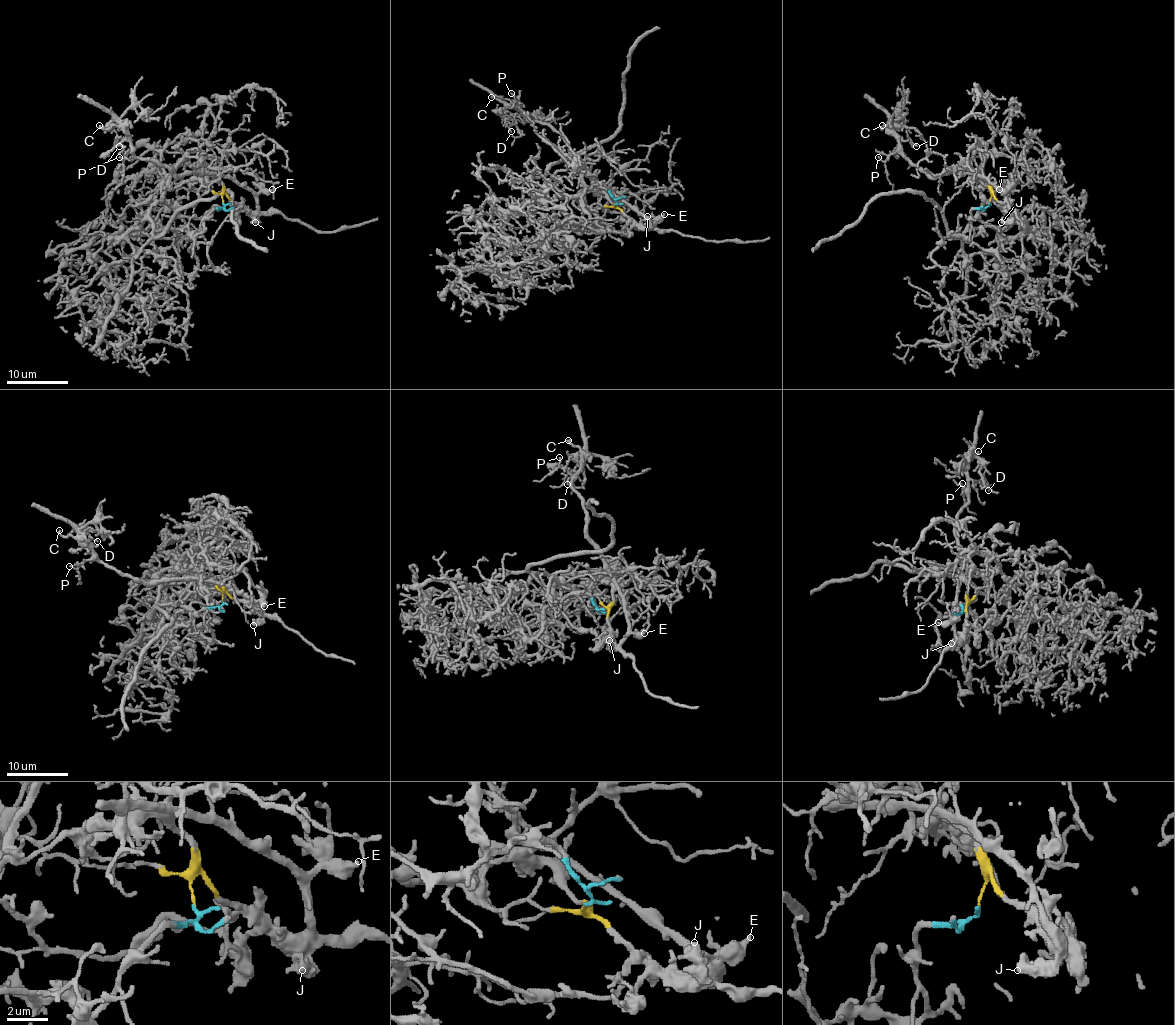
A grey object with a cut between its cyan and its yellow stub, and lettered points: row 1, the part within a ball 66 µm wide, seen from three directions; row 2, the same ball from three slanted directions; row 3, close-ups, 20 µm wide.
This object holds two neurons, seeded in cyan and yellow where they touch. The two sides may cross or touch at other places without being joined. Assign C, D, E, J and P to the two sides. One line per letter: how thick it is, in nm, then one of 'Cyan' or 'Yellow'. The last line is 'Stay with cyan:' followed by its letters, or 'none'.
C: Thickness 170 nm. Yellow
D: Thickness 90 nm. Yellow
E: Thickness 360 nm. Yellow
J: Thickness 500 nm. Yellow
P: Thickness 140 nm. Yellow
Stay with cyan: none

